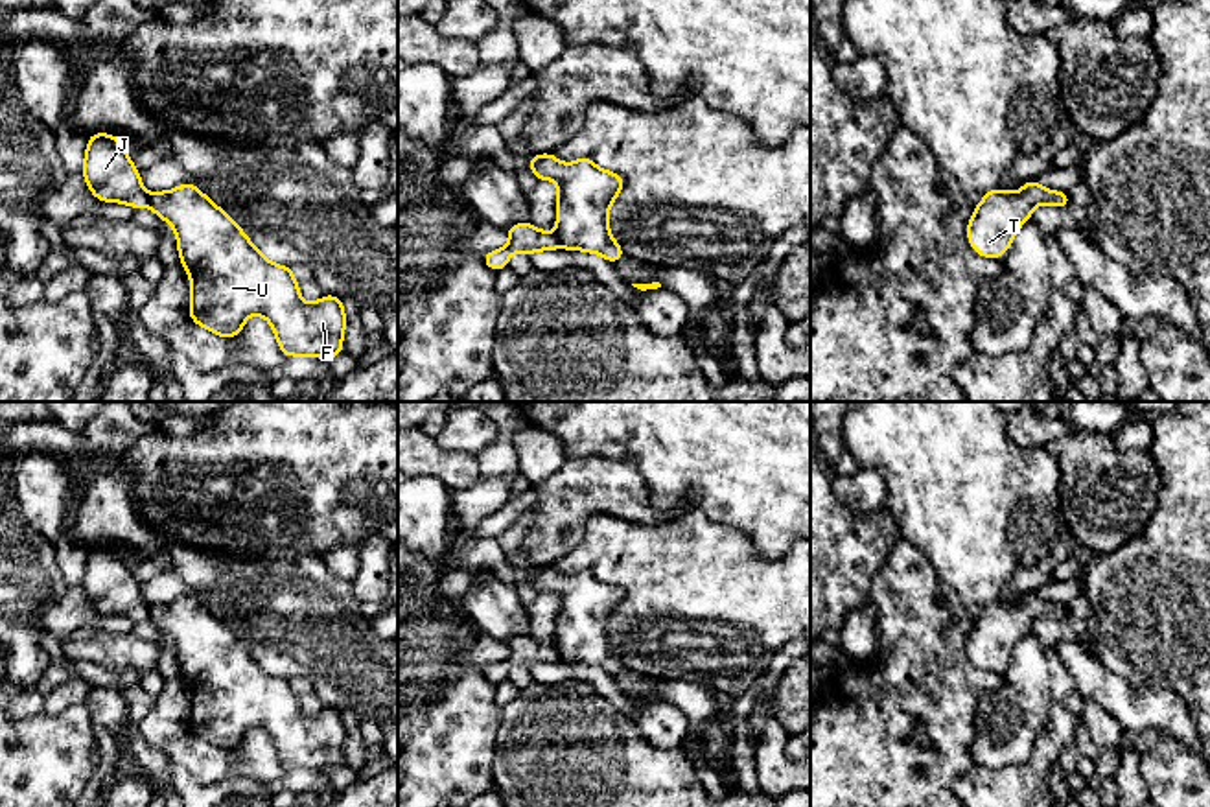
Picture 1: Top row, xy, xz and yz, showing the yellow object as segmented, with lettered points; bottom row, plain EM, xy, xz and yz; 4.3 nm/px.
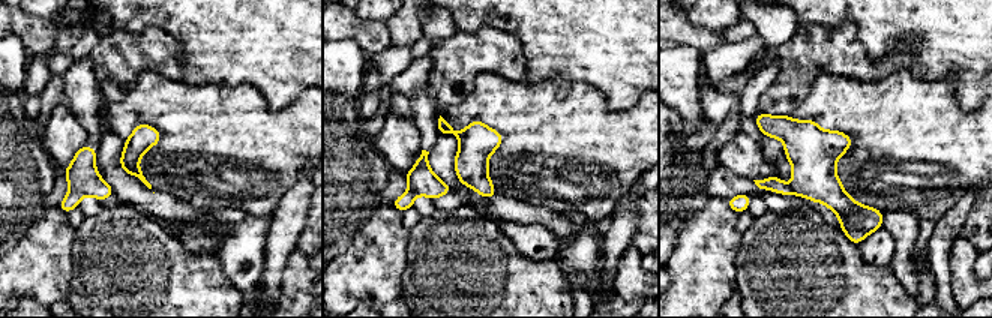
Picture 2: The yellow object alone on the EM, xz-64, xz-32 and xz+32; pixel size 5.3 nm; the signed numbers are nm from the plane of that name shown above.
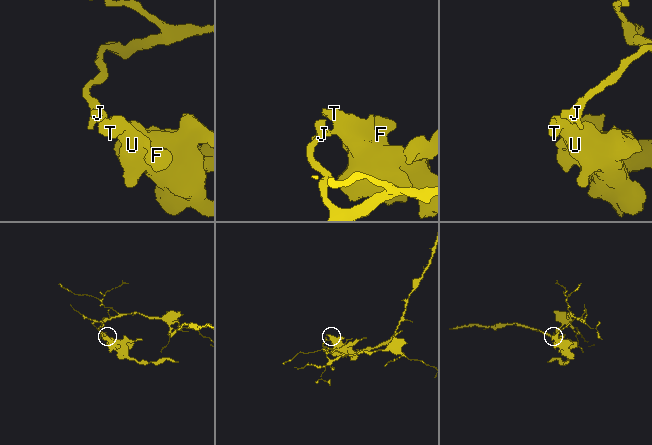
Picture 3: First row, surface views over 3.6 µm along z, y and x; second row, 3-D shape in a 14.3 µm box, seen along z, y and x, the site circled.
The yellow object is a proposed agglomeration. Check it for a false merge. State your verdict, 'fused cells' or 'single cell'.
fused cells

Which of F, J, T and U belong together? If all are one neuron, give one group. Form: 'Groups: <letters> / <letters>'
Groups: F T U / J

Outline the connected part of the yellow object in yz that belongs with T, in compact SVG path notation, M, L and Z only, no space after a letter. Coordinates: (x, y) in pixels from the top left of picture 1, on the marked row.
M1026 181L1020 192L989 190L967 225L971 247L996 260L1009 251L1015 232L1030 221L1037 205L1070 208L1070 199L1066 192L1046 190L1037 181Z

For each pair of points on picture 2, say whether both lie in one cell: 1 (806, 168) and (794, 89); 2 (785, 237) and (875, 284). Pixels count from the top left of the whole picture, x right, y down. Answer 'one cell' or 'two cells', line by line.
1: two cells
2: one cell

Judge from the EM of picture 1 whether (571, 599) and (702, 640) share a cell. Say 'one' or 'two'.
one

